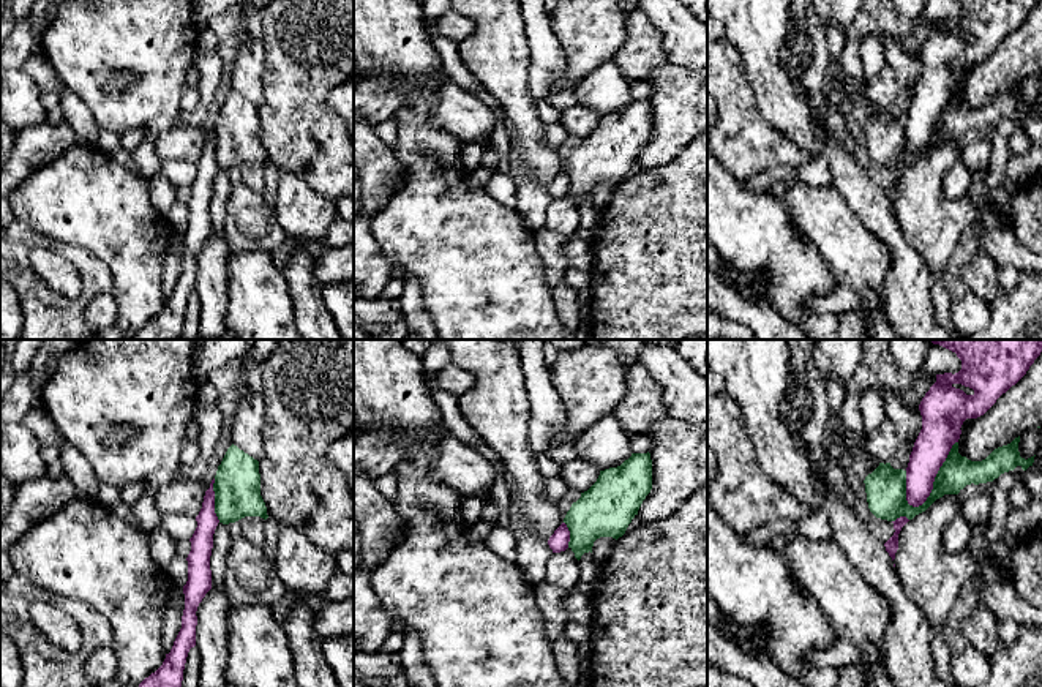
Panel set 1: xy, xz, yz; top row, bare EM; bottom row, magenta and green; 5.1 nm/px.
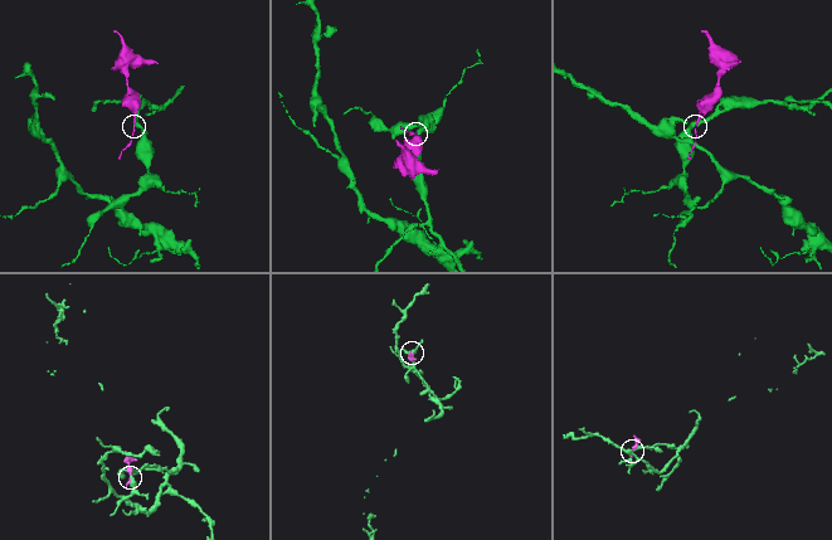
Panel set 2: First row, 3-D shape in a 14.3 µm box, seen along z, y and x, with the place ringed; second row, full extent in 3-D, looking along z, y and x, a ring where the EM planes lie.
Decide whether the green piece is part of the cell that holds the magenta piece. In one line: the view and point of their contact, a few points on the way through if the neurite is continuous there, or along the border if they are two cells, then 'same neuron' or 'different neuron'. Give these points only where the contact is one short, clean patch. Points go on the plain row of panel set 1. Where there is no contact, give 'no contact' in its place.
meets magenta in yz at (933, 125); border along yz (957, 87), (940, 114), (930, 141), (921, 150), (910, 152); different neuron

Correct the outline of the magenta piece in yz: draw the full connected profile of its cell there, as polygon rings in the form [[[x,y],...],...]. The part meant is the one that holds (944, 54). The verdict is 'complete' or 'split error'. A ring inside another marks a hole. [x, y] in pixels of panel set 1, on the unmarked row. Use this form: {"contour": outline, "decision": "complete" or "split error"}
{"contour": [[[957,0],[961,6],[961,16],[955,21],[936,21],[936,28],[930,33],[919,51],[922,62],[922,76],[914,88],[906,114],[906,147],[913,153],[922,152],[933,136],[935,123],[946,107],[952,92],[958,88],[961,71],[966,65],[984,62],[996,46],[1015,32],[1040,0]]], "decision": "complete"}

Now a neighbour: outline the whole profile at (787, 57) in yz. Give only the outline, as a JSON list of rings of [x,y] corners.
[[[783,44],[778,51],[778,62],[788,73],[788,77],[793,82],[794,88],[808,101],[807,93],[802,87],[802,77],[805,69],[796,52],[789,46]]]

